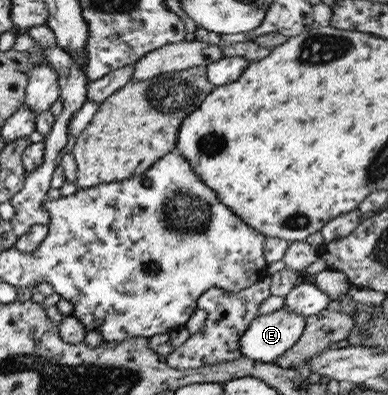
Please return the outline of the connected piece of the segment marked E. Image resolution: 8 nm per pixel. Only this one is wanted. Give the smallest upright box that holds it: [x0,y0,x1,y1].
[240,307,306,363]

